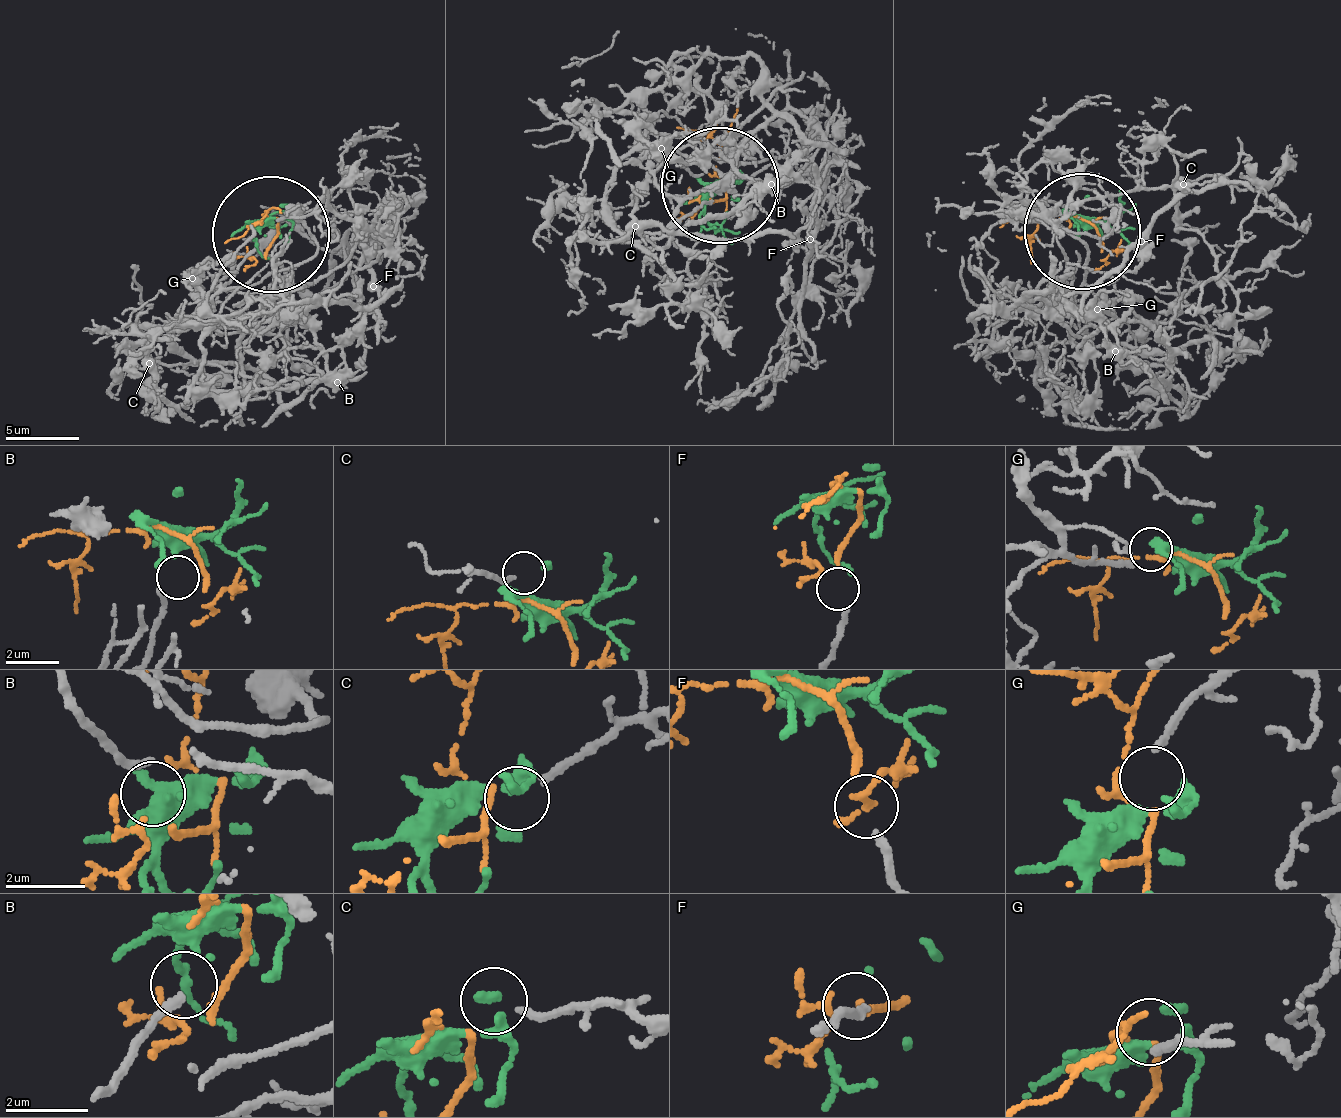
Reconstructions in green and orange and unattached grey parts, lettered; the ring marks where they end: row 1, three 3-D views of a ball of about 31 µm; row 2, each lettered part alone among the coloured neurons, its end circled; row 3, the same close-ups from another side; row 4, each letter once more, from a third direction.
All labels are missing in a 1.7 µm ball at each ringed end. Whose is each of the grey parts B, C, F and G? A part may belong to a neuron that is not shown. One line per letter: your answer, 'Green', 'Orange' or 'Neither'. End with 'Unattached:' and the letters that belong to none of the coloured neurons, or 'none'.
B: Neither
C: Neither
F: Orange
G: Green
Unattached: B, C

